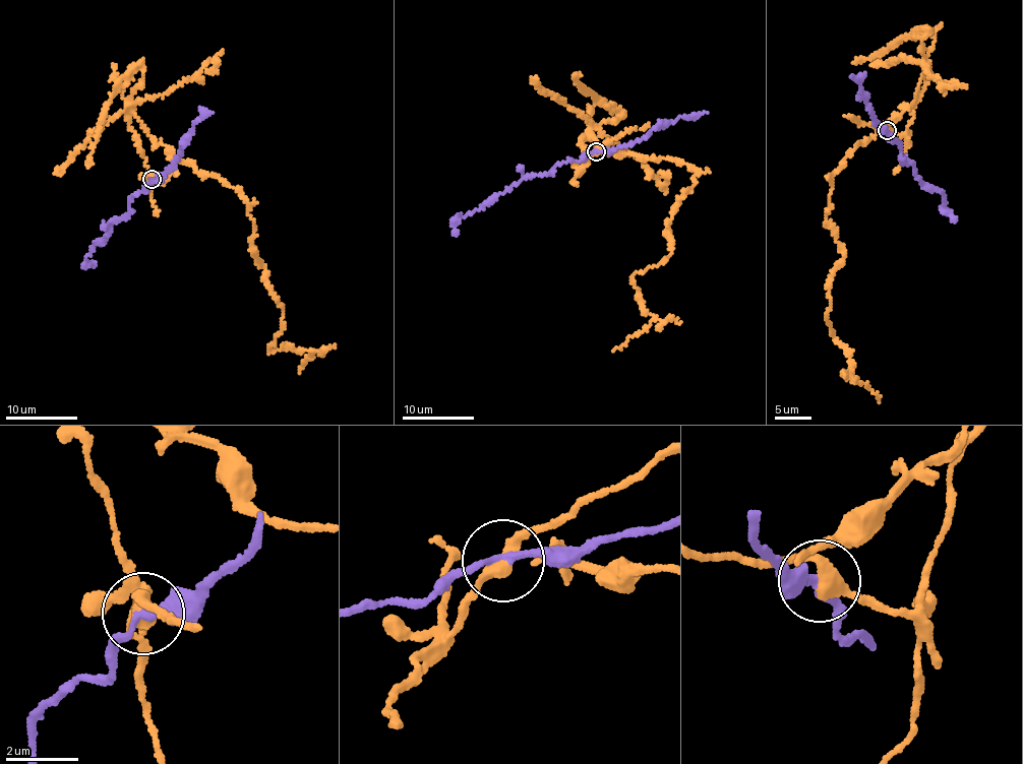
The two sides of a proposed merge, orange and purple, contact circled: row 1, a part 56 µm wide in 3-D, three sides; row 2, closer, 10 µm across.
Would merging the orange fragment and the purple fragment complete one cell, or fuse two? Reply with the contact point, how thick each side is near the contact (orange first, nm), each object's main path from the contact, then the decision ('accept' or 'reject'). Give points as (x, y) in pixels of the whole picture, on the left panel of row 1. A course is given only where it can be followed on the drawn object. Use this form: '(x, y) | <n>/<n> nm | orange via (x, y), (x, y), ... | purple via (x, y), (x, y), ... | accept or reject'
(152, 179) | 400/180 nm | orange via (151, 179), (132, 113), (173, 157), (250, 205), (251, 246), (285, 310), (269, 349), (310, 351), (298, 372) | purple via (151, 179), (145, 191), (130, 200), (130, 212), (112, 221), (104, 242), (94, 243), (86, 263), (94, 266) | reject

